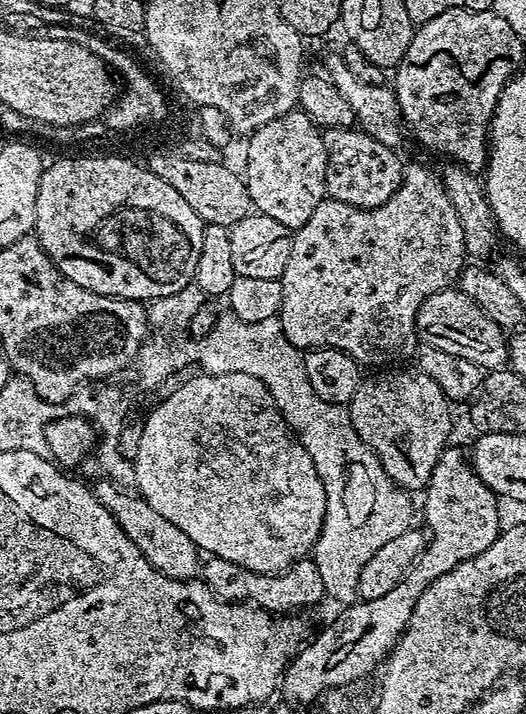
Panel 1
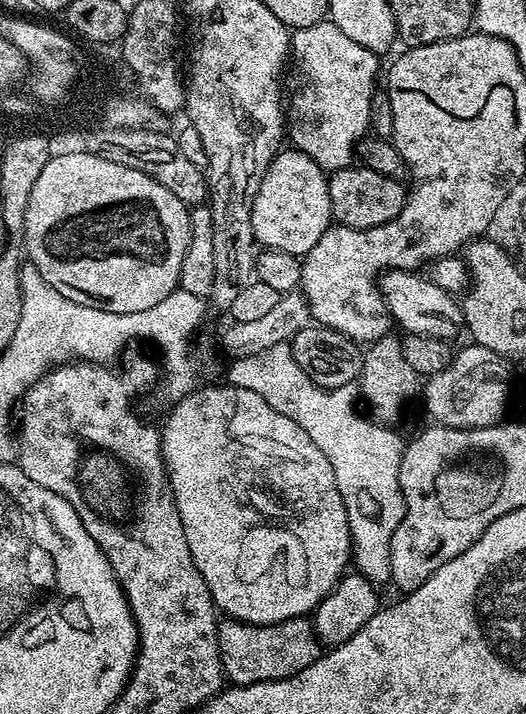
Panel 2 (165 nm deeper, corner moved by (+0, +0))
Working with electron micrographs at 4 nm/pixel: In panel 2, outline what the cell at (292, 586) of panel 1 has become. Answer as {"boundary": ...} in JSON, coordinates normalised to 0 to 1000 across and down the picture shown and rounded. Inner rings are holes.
{"boundary":[[[426,866],[418,875],[418,913],[426,920],[435,948],[441,947],[451,959],[489,958],[508,952],[542,952],[574,938],[582,938],[612,916],[612,902],[605,895],[595,870],[586,866],[546,868],[534,874],[468,874],[460,868]]]}

